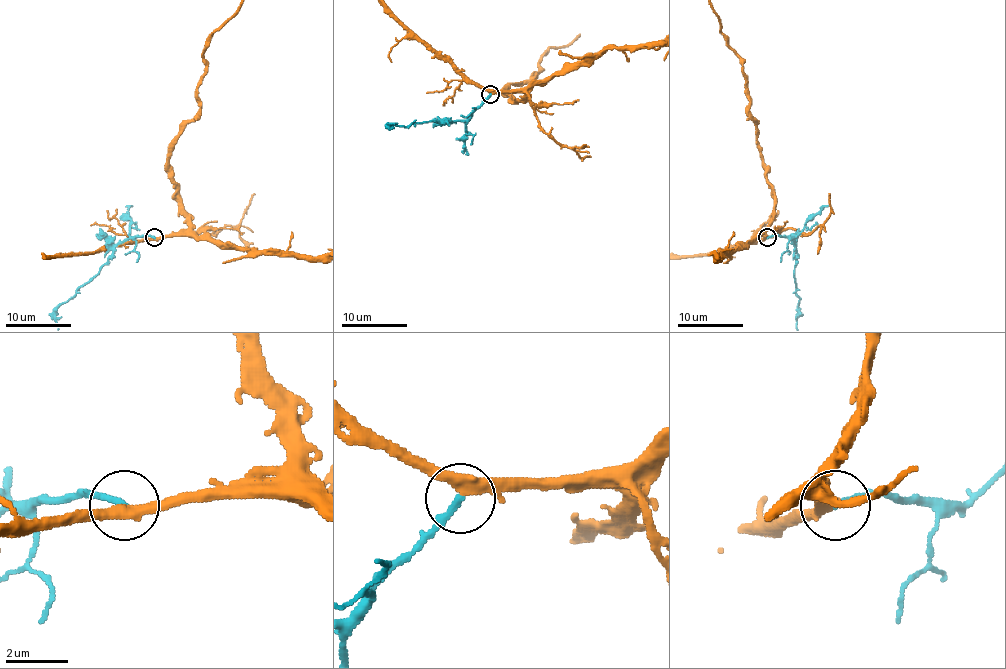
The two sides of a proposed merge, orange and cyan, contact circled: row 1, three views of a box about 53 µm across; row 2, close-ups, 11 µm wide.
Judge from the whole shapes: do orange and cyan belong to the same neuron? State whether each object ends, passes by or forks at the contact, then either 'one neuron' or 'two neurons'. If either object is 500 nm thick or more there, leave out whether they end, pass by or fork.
orange passes by; cyan ends; one neuron

